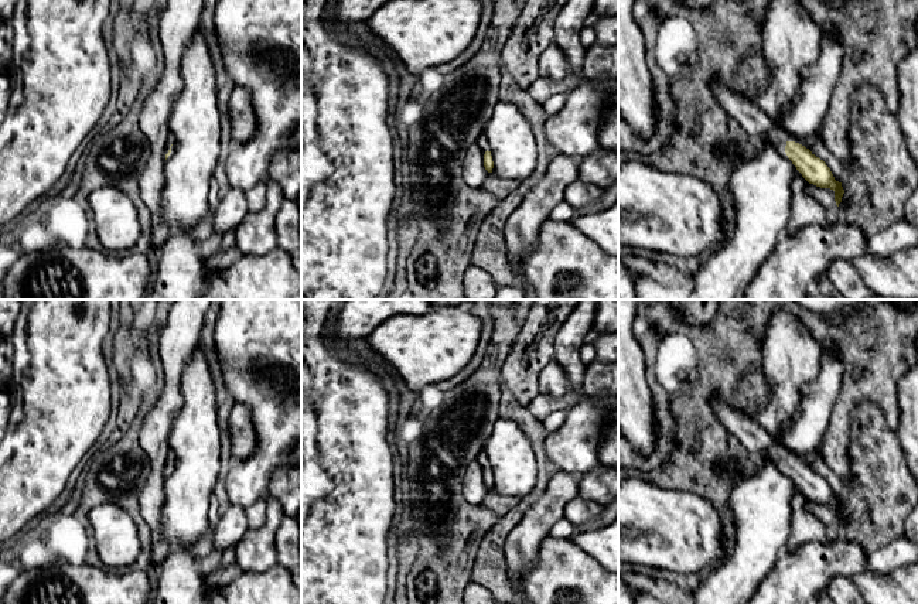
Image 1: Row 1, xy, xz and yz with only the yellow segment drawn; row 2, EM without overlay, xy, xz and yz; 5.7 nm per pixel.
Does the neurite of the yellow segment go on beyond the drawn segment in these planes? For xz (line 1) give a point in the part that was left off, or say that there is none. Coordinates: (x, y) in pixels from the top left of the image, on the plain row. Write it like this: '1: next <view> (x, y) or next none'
1: next none

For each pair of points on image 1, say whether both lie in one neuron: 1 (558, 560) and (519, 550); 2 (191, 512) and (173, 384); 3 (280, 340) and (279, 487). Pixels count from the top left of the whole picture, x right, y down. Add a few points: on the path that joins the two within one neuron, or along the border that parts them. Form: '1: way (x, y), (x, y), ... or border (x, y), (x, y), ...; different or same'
1: border (548, 533), (538, 559), (521, 584); different
2: border (181, 382), (183, 403), (170, 429), (169, 447); different
3: border (286, 459), (270, 475), (266, 492); different

